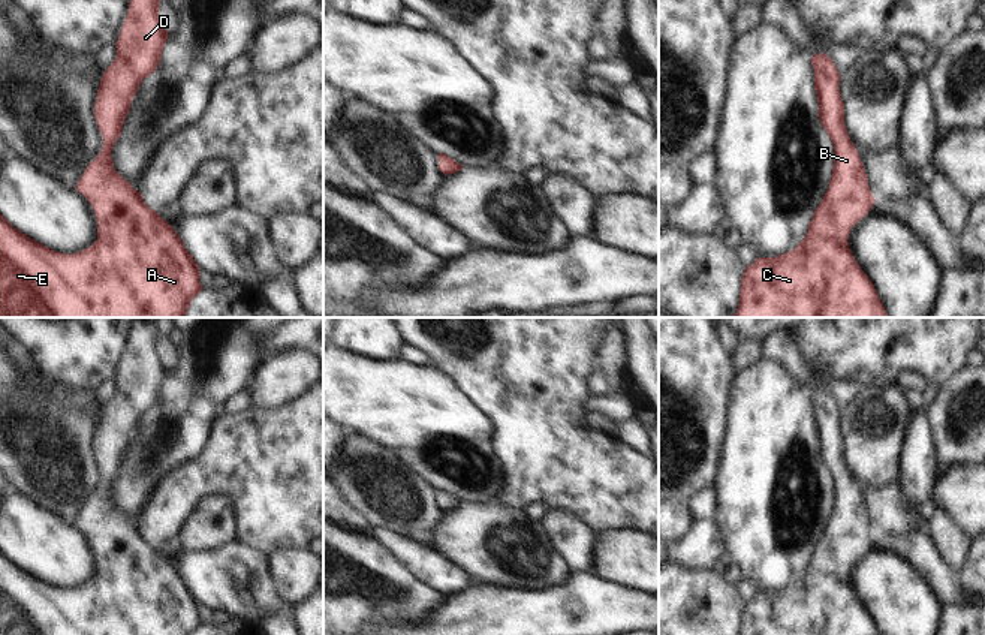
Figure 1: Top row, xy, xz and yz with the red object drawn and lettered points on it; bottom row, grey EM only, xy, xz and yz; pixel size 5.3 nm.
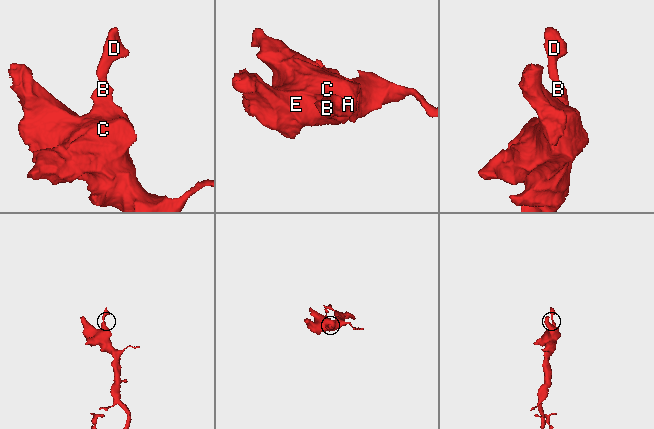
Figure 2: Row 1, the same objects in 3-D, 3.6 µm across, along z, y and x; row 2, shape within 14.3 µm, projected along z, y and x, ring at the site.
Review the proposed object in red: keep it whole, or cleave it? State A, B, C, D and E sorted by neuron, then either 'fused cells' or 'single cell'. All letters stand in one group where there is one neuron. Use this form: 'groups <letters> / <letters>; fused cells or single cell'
groups A B C D E; single cell

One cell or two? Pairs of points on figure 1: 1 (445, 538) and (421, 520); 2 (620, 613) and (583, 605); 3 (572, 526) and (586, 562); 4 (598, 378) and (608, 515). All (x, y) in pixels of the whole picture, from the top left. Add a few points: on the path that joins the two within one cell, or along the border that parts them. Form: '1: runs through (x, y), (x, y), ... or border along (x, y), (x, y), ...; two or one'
1: border along (446, 511), (431, 544); two
2: runs through (611, 610), (592, 607); one
3: runs through (572, 535), (580, 553); one
4: border along (596, 369), (590, 376), (590, 388), (599, 400); two

